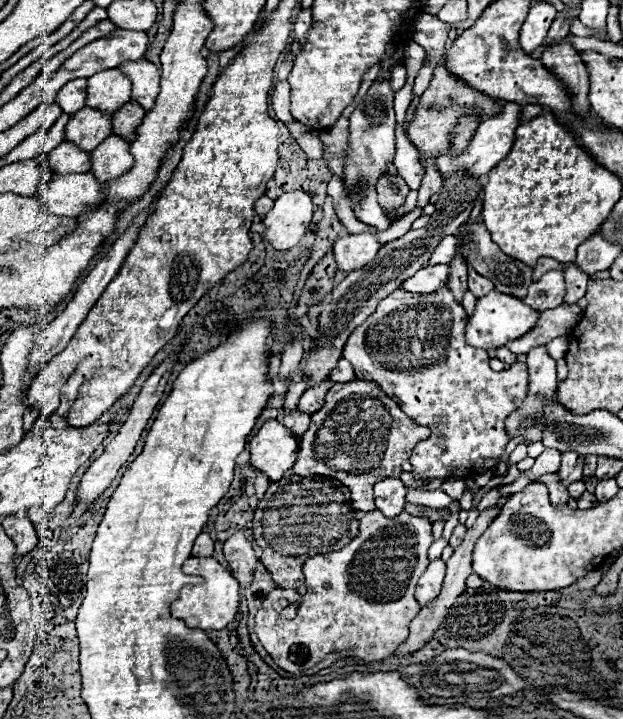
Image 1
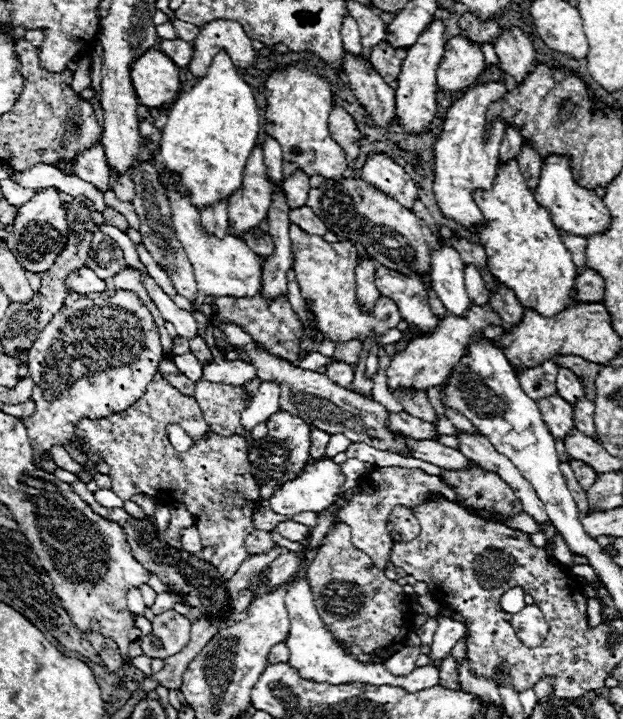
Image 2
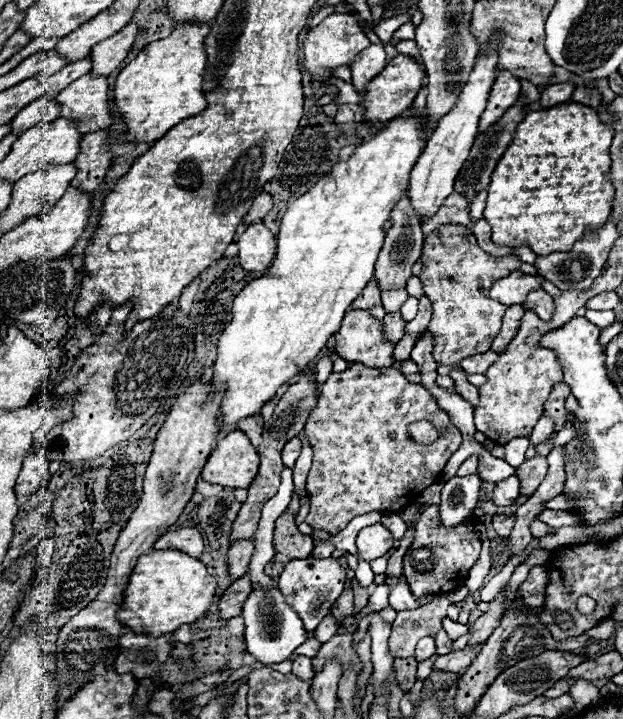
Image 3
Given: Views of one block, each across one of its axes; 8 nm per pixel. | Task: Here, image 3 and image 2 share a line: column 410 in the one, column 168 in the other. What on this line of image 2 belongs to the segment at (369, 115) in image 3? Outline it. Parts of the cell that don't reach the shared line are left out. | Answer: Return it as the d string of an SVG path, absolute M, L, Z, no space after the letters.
M148 50L136 58L130 76L140 104L148 108L170 106L180 90L178 68L160 50Z

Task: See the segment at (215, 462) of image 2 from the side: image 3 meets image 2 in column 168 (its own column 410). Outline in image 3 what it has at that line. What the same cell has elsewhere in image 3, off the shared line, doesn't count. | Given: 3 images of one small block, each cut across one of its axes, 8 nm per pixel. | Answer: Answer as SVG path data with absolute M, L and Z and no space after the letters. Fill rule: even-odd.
M352 364L344 372L330 374L304 430L314 450L314 462L306 480L306 494L310 500L310 514L306 516L306 522L312 528L326 530L328 534L338 534L356 516L368 512L394 514L410 506L412 500L416 500L430 484L438 480L448 458L462 444L458 428L450 424L450 418L436 406L434 398L422 384L410 384L394 368L380 372L364 364ZM418 420L430 420L438 428L440 438L434 444L422 446L408 440L406 428Z

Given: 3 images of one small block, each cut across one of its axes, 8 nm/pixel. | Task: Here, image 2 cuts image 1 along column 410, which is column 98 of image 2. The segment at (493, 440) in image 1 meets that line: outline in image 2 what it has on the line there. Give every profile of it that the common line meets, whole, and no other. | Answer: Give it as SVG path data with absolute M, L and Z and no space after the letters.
M112 290L106 292L90 292L90 294L76 294L72 292L60 312L50 320L50 324L40 332L38 340L28 350L28 376L34 380L34 392L30 400L34 400L36 410L28 418L20 418L28 430L28 438L32 440L32 454L36 464L44 468L44 472L56 472L56 464L52 458L44 458L44 452L50 452L54 444L58 446L72 446L80 450L88 462L84 472L78 474L80 482L94 480L96 468L94 464L102 462L102 458L96 452L88 452L76 444L76 426L82 418L100 418L110 416L116 412L124 412L124 408L132 406L148 388L152 382L158 362L162 360L162 346L158 338L158 326L150 314L150 310L144 306L144 302L128 290Z

